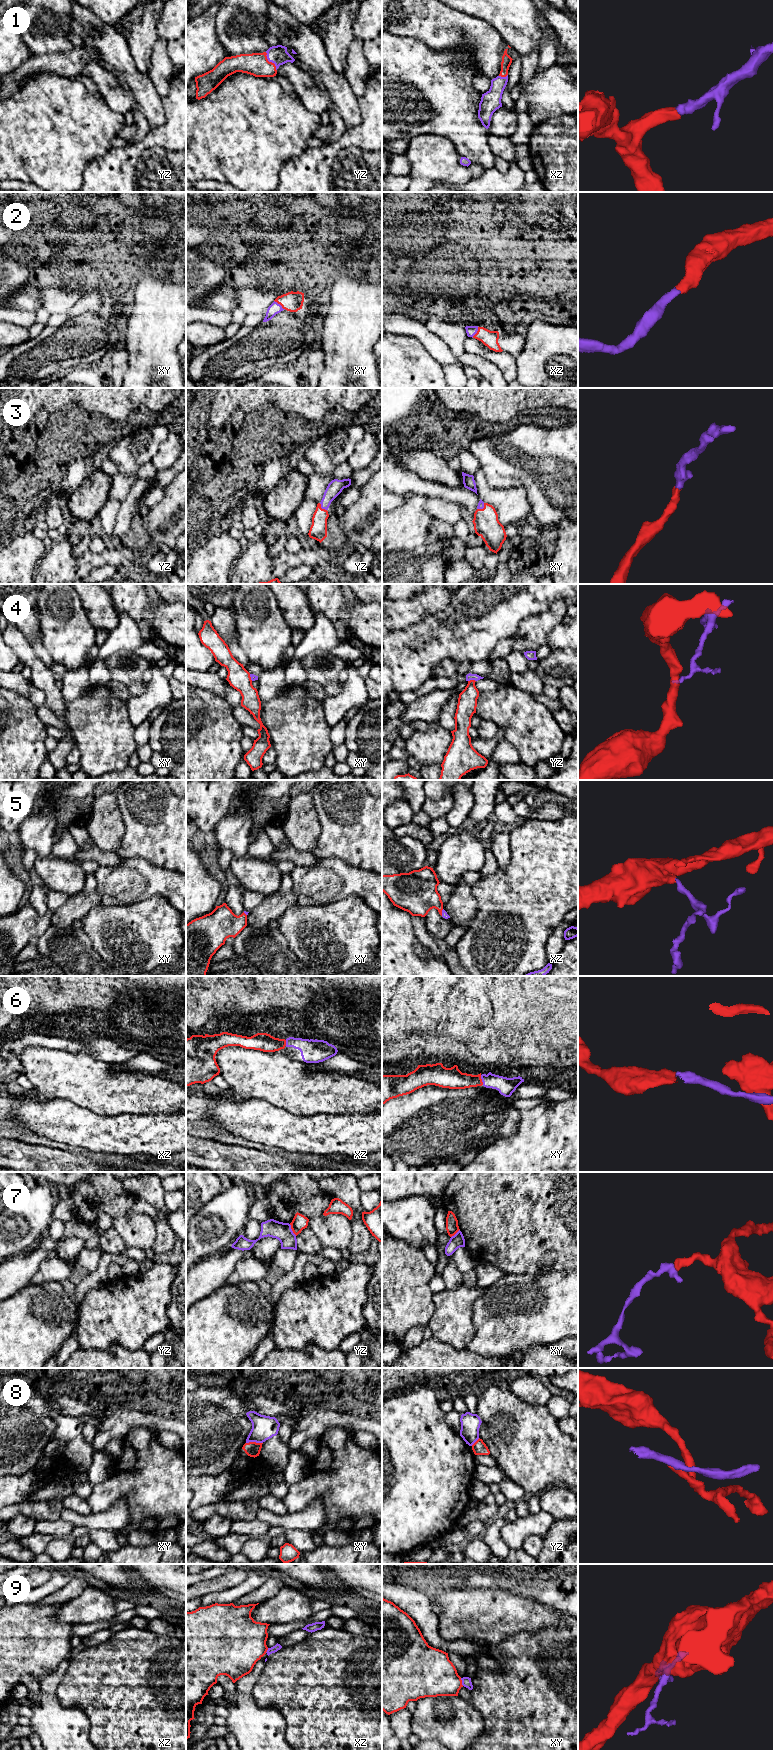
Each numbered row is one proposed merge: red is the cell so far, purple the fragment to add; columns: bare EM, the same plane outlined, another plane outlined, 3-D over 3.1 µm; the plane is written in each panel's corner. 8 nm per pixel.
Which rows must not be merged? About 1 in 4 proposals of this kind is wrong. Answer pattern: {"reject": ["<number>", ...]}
{"reject": ["4", "7", "8", "9"]}

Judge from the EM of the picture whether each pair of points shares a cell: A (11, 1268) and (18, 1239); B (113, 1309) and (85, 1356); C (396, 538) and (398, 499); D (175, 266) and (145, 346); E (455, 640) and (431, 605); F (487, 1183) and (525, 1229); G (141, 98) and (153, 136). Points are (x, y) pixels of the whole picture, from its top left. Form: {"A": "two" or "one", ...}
{"A": "two", "B": "two", "C": "two", "D": "one", "E": "two", "F": "one", "G": "two"}

